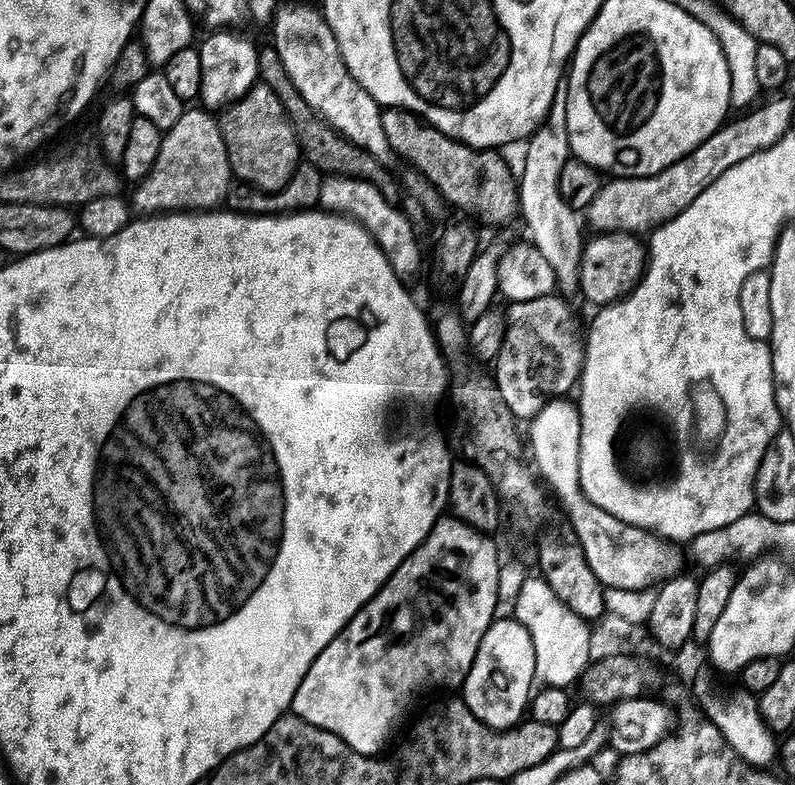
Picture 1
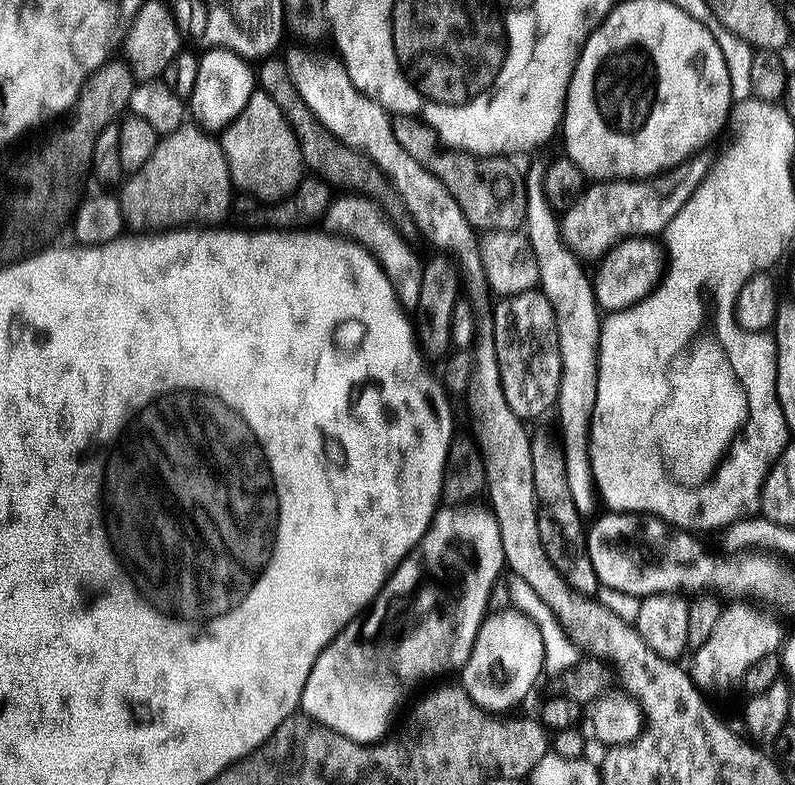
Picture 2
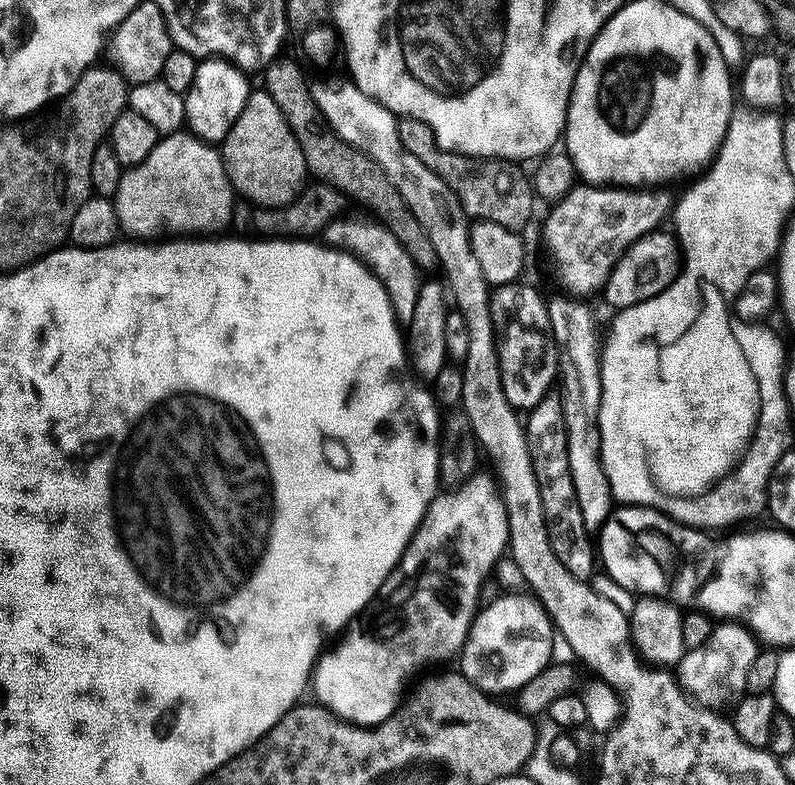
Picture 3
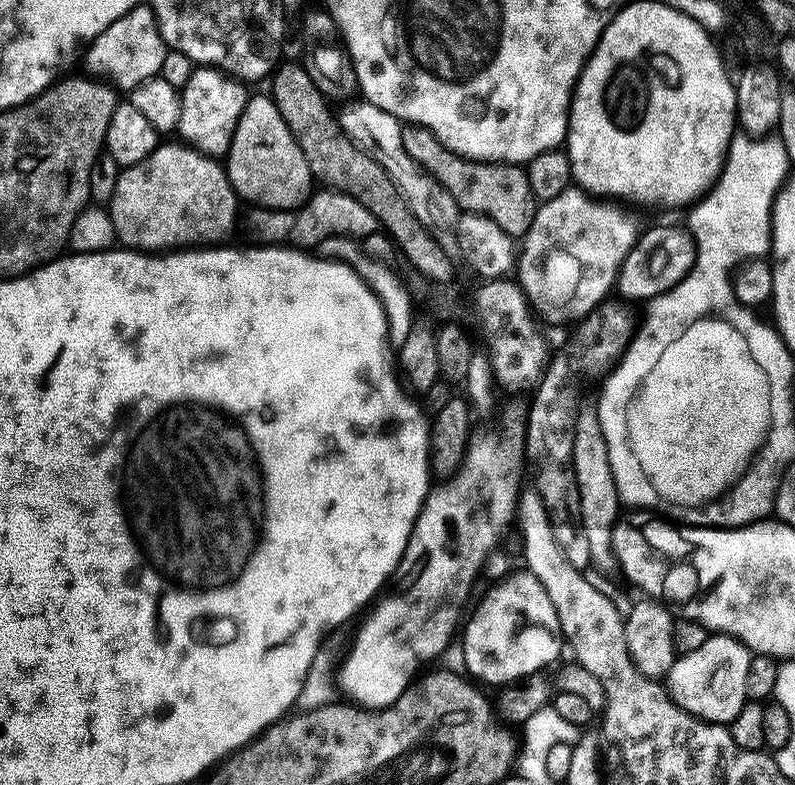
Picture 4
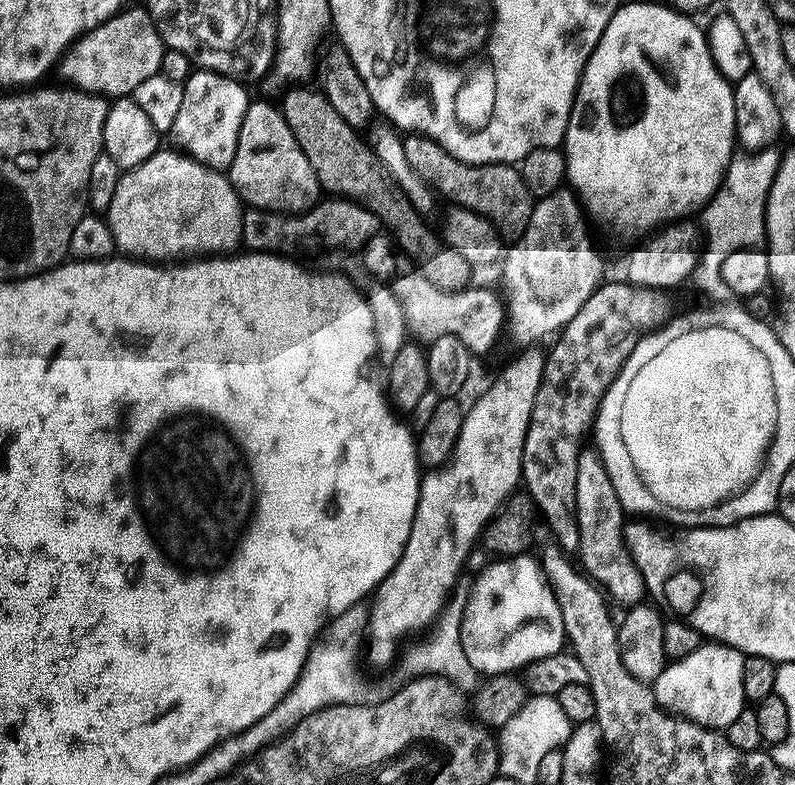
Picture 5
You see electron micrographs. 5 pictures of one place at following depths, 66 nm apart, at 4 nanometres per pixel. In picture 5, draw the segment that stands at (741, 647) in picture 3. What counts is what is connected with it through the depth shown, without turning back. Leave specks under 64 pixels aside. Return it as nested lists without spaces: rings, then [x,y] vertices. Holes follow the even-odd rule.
[[[726,642],[701,643],[690,658],[665,663],[654,682],[656,701],[665,711],[693,720],[703,728],[726,730],[746,706],[742,694],[742,666],[745,655]]]

